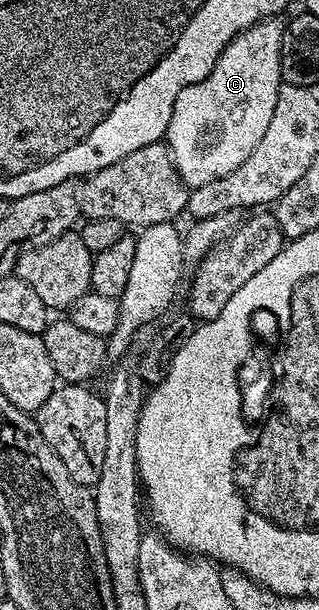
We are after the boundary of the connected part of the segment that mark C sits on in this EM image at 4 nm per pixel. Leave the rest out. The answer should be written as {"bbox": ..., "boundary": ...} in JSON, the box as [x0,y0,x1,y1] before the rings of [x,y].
{"bbox":[163,18,285,186],"boundary":[[[280,18],[263,19],[227,44],[211,73],[195,85],[187,85],[175,97],[175,109],[163,136],[173,155],[173,164],[185,186],[207,185],[227,173],[235,173],[259,145],[275,114],[281,77],[281,42],[285,23]]]}

